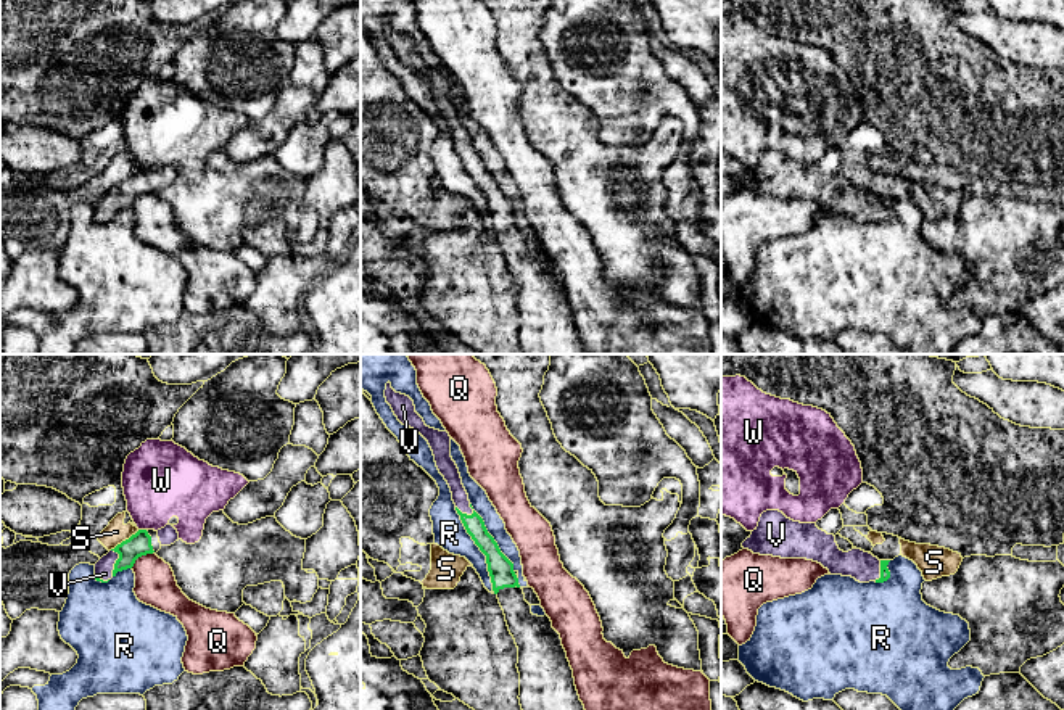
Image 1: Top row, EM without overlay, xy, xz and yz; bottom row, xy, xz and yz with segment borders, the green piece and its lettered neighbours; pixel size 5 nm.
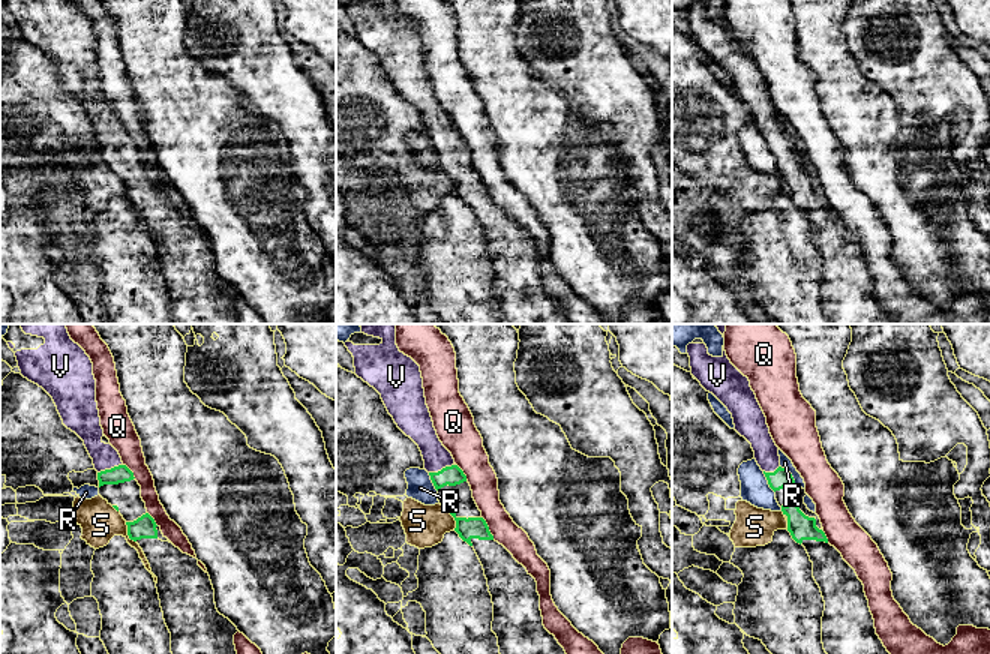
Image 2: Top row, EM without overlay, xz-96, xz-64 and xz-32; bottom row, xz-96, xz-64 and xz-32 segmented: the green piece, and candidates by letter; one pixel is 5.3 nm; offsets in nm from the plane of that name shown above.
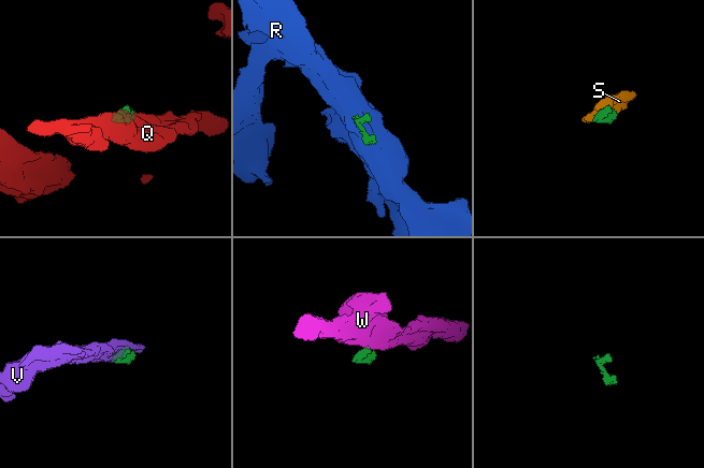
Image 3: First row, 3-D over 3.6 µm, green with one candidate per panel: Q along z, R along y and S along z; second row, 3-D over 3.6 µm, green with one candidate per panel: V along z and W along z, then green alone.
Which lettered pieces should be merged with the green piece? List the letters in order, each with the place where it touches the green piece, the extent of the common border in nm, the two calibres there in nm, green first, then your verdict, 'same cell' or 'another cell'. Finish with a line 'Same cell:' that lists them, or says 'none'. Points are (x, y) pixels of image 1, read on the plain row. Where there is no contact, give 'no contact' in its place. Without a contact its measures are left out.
Q: xy (140, 195) | 130 nm | 120/200 nm | another cell
R: xz (480, 189) | 480 nm | 130/160 nm | another cell
S: xy (126, 179) | 180 nm | 120/110 nm | another cell
V: xy (116, 202) | 140 nm | 120/100 nm | same cell
W: xy (142, 169) | 40 nm | 120/360 nm | another cell
Same cell: V

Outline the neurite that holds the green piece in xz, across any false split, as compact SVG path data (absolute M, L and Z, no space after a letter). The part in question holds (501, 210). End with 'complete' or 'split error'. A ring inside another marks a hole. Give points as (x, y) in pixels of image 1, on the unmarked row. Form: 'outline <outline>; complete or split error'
outline M386 23L386 42L398 60L417 69L430 84L436 106L447 121L456 150L480 190L486 195L493 230L504 250L510 274L518 287L520 345L525 354L586 354L579 340L573 309L560 274L547 254L531 253L513 203L501 192L483 158L473 150L456 101L451 97L451 76L425 64L414 40Z; split error

